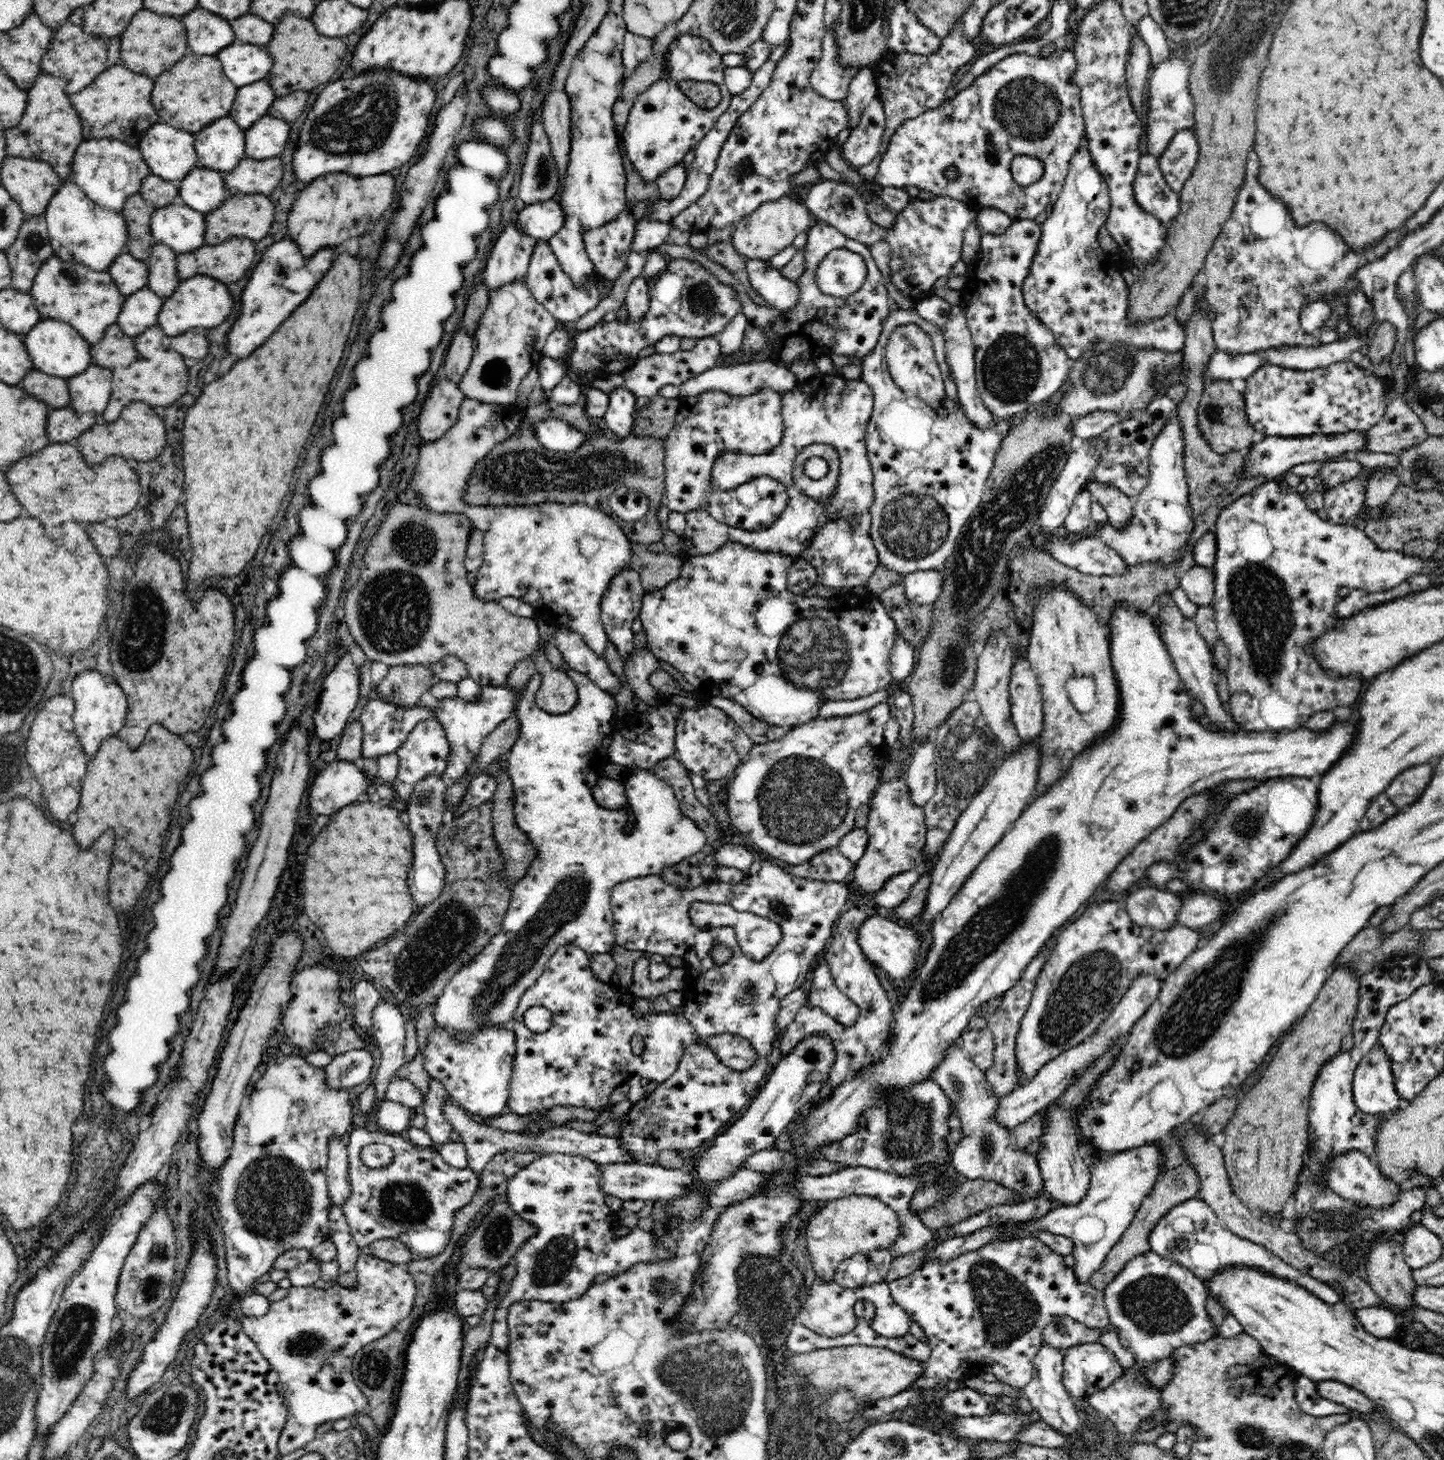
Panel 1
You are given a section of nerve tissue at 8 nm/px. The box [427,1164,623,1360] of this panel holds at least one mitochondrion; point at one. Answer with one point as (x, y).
(551, 1265)

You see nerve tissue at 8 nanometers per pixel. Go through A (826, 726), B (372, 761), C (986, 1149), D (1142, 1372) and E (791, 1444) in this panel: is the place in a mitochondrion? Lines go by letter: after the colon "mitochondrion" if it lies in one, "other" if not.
A: other
B: other
C: mitochondrion
D: other
E: mitochondrion

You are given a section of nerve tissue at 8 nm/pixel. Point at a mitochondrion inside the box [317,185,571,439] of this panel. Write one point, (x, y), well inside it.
(496, 372)

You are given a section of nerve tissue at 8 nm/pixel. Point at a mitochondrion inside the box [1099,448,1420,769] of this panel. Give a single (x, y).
(1264, 612)

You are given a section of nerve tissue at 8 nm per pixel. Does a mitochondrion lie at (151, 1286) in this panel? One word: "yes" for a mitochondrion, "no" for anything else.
yes

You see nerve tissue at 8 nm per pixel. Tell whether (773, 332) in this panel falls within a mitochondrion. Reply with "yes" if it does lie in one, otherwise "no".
no

